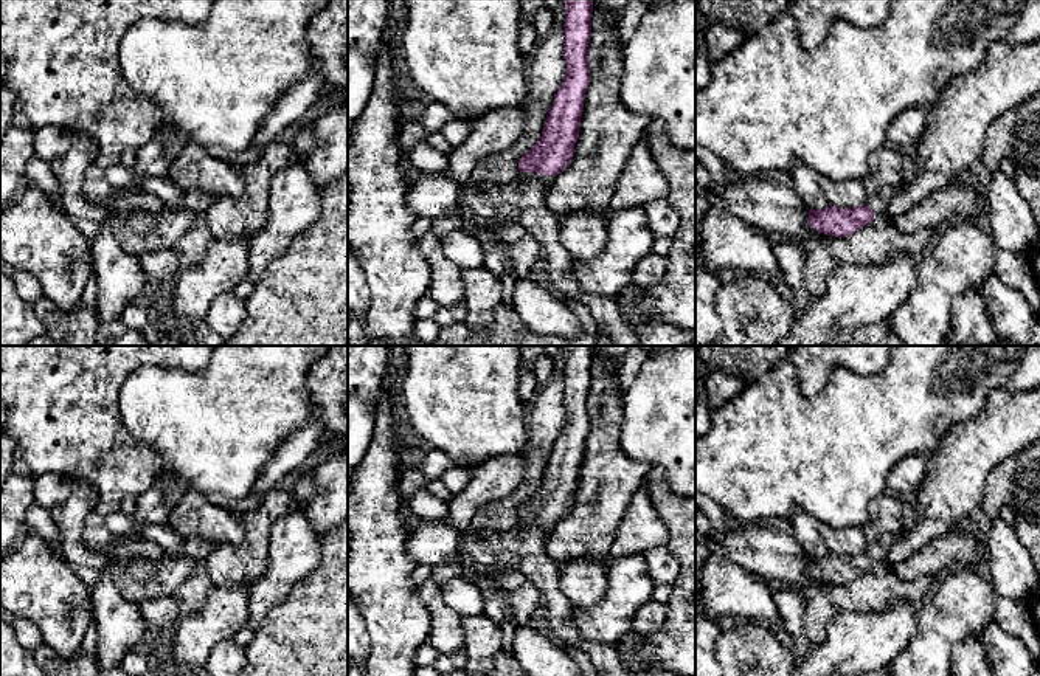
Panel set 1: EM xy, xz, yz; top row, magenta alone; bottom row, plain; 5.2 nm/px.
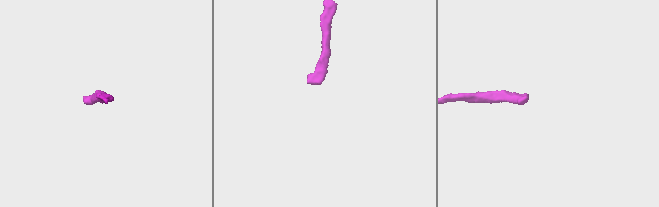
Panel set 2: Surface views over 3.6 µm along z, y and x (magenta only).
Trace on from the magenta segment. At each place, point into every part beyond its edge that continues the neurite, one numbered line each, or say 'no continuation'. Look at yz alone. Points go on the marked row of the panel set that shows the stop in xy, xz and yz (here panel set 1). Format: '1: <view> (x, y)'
1: yz (877, 203)

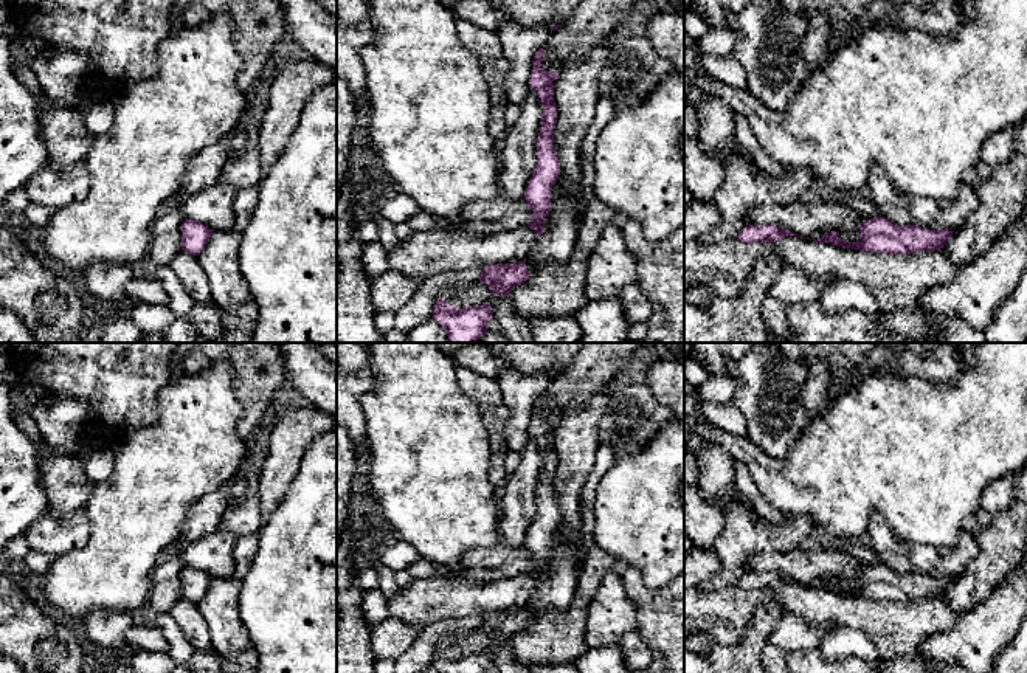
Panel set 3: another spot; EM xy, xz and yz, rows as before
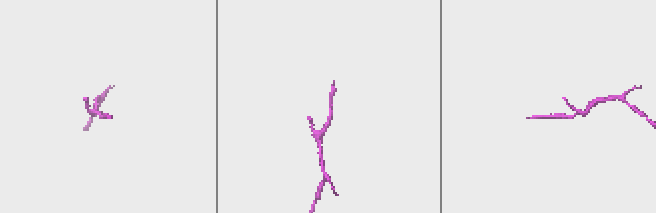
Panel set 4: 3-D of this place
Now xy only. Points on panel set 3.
no continuation

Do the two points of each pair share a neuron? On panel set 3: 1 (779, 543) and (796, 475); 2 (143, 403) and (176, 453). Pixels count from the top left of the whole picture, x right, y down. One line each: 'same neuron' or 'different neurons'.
1: different neurons
2: different neurons

